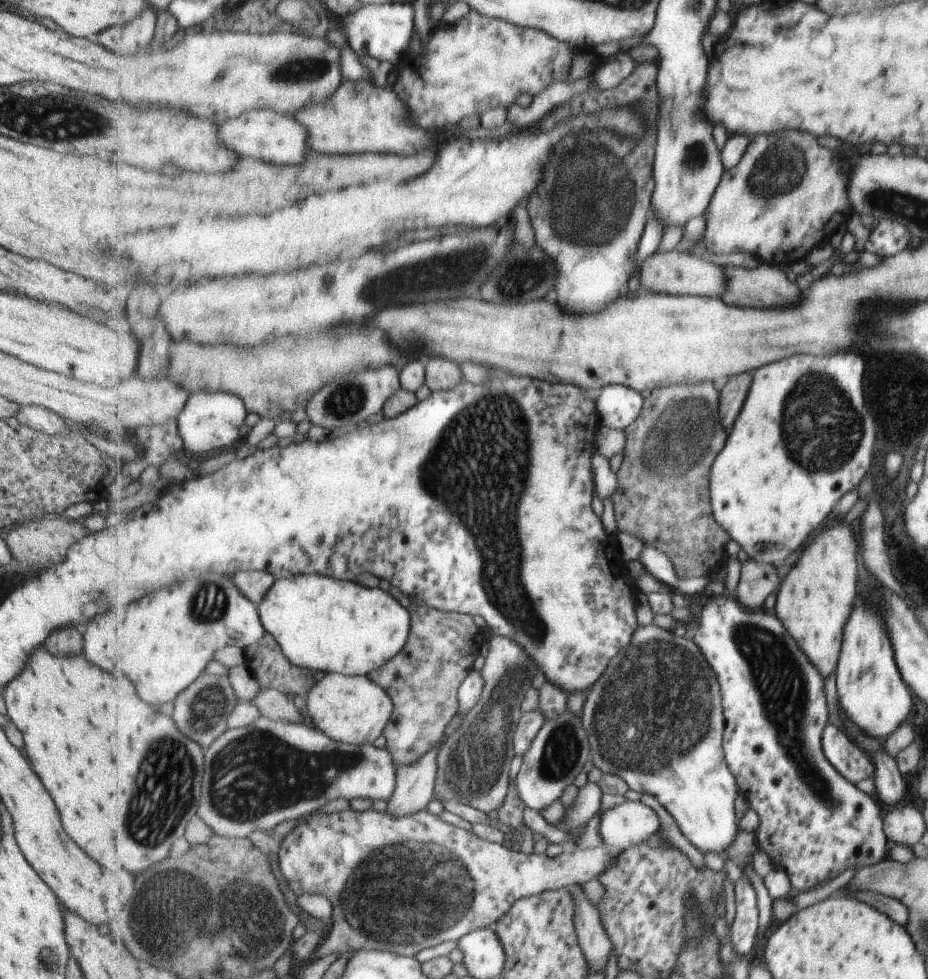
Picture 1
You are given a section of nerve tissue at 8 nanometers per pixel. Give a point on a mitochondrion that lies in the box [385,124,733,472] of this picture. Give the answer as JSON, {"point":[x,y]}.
{"point":[583,217]}

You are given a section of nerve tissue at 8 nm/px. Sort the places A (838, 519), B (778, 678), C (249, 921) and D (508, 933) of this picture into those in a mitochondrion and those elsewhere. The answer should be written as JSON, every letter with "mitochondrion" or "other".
{"A":"other","B":"mitochondrion","C":"mitochondrion","D":"other"}

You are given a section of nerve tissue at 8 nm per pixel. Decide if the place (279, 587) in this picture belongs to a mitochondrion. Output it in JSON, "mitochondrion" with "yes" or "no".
{"mitochondrion":"no"}

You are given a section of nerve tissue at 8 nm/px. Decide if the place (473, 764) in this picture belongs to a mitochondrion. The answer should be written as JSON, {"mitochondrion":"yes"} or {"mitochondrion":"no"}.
{"mitochondrion":"yes"}

